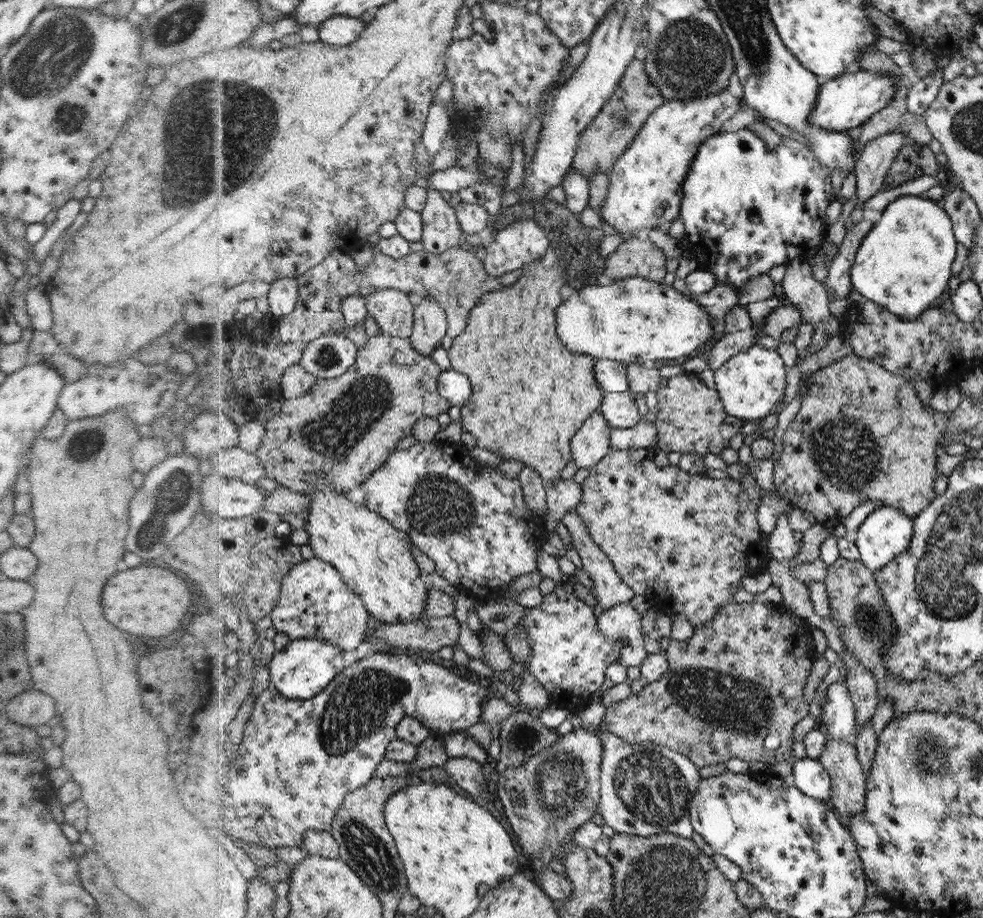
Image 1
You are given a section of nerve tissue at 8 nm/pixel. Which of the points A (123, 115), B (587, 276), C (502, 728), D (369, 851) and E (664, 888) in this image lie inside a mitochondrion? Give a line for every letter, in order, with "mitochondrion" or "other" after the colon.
A: other
B: other
C: other
D: mitochondrion
E: mitochondrion

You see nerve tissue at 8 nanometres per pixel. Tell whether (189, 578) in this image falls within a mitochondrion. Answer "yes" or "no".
no

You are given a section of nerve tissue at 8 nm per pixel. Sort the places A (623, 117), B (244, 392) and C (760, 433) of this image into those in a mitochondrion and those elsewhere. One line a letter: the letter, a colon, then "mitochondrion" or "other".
A: mitochondrion
B: other
C: other

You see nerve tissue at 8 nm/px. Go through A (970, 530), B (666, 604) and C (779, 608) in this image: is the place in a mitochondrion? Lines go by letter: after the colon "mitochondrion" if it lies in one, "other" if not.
A: mitochondrion
B: other
C: other

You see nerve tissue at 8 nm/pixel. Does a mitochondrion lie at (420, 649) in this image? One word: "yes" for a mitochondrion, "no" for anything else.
no

